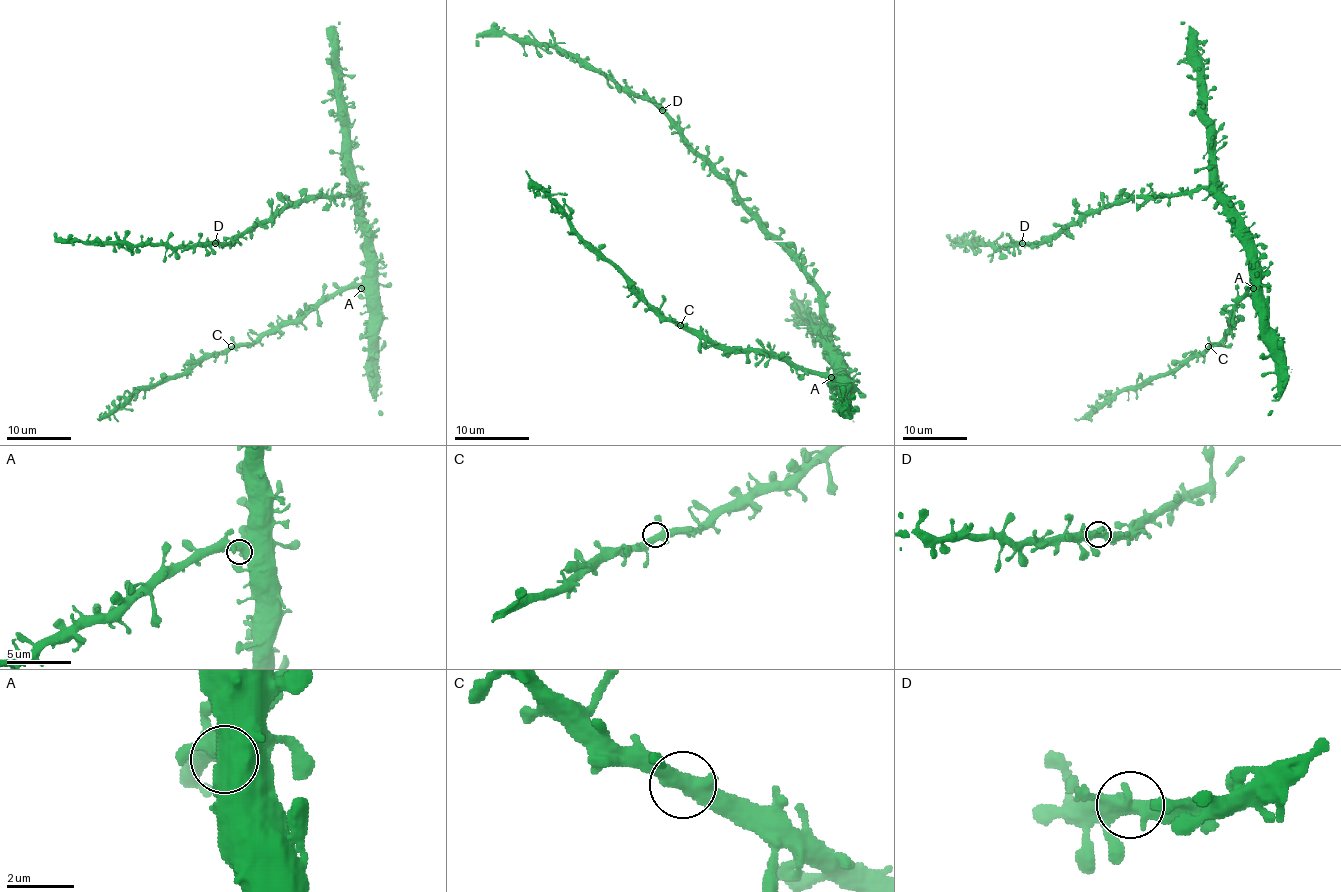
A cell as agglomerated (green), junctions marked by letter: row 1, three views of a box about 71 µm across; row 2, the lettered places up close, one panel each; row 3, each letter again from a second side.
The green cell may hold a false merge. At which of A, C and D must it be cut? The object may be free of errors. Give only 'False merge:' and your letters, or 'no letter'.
False merge: no letter

